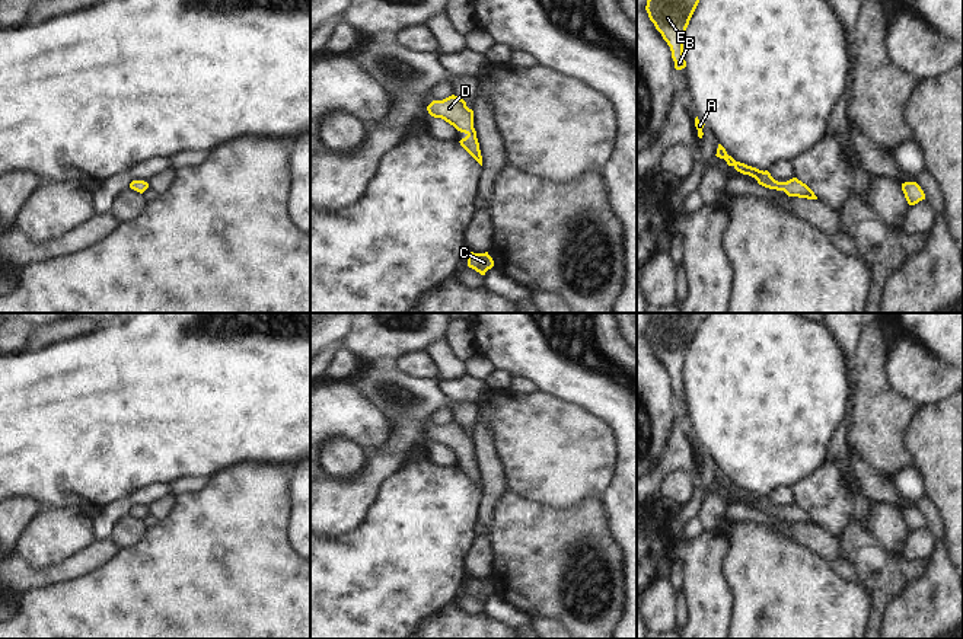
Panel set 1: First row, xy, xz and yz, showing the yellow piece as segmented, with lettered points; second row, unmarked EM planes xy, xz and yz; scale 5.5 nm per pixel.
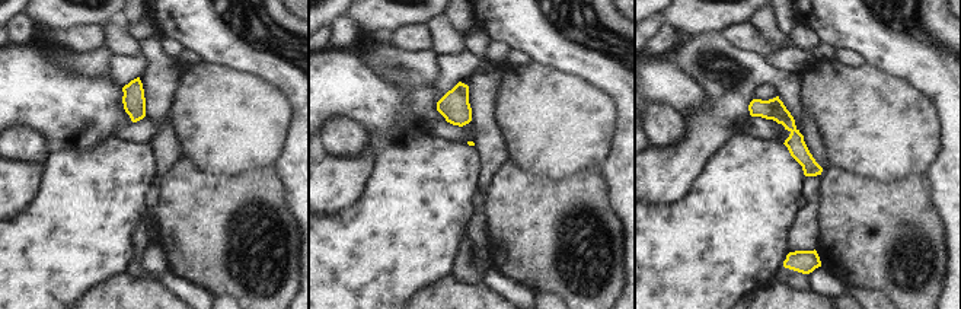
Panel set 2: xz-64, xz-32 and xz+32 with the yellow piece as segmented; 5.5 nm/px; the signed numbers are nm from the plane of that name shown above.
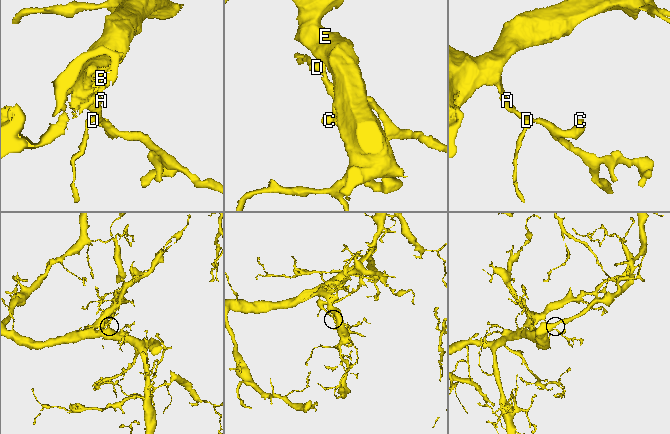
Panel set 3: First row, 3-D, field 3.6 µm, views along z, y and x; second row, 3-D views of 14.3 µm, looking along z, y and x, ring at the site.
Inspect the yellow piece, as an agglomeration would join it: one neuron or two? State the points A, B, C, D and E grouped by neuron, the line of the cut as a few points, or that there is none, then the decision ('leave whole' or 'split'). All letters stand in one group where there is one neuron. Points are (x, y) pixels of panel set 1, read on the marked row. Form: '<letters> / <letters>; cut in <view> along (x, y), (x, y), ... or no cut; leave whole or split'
A B C D E; no cut; leave whole

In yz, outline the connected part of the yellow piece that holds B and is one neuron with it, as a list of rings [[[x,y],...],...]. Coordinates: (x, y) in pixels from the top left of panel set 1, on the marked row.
[[[647,0],[645,10],[672,51],[675,68],[686,67],[683,41],[699,0]]]

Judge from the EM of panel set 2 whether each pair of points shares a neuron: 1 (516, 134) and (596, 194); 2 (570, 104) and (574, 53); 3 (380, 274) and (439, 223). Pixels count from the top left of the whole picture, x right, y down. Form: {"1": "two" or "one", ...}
{"1": "two", "2": "two", "3": "one"}

